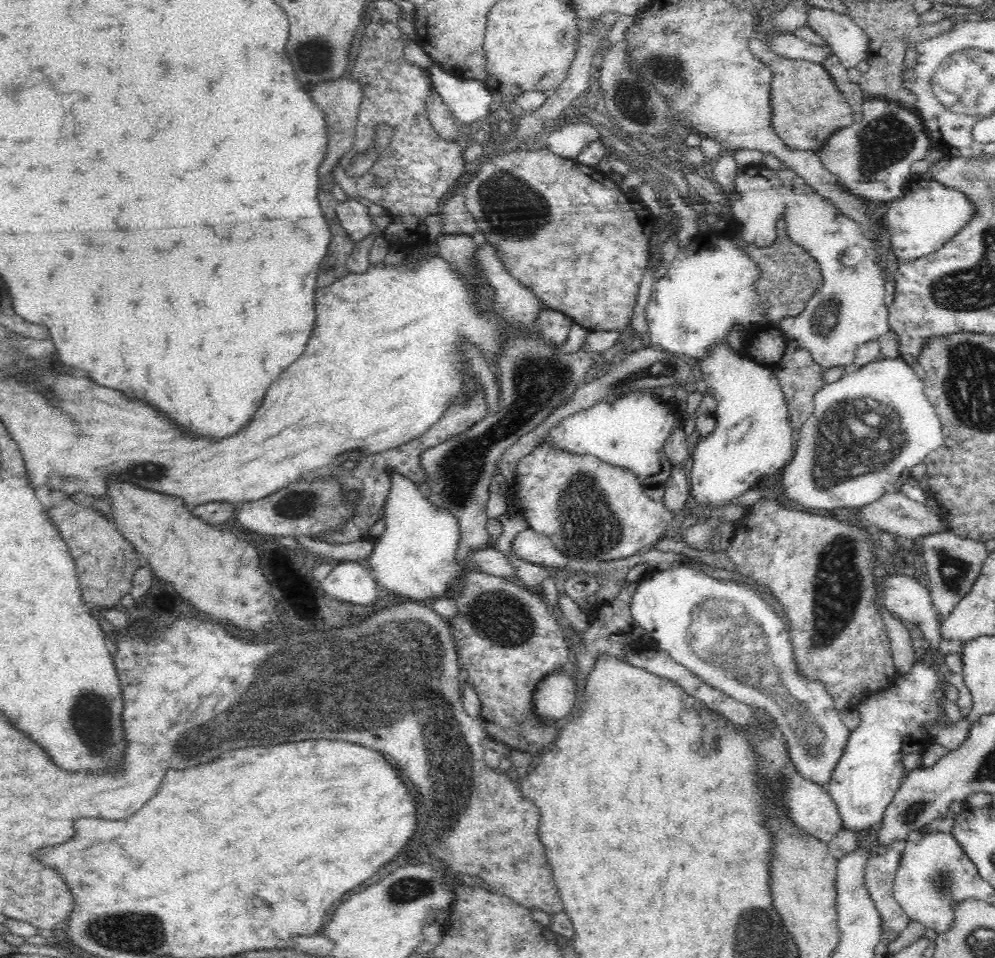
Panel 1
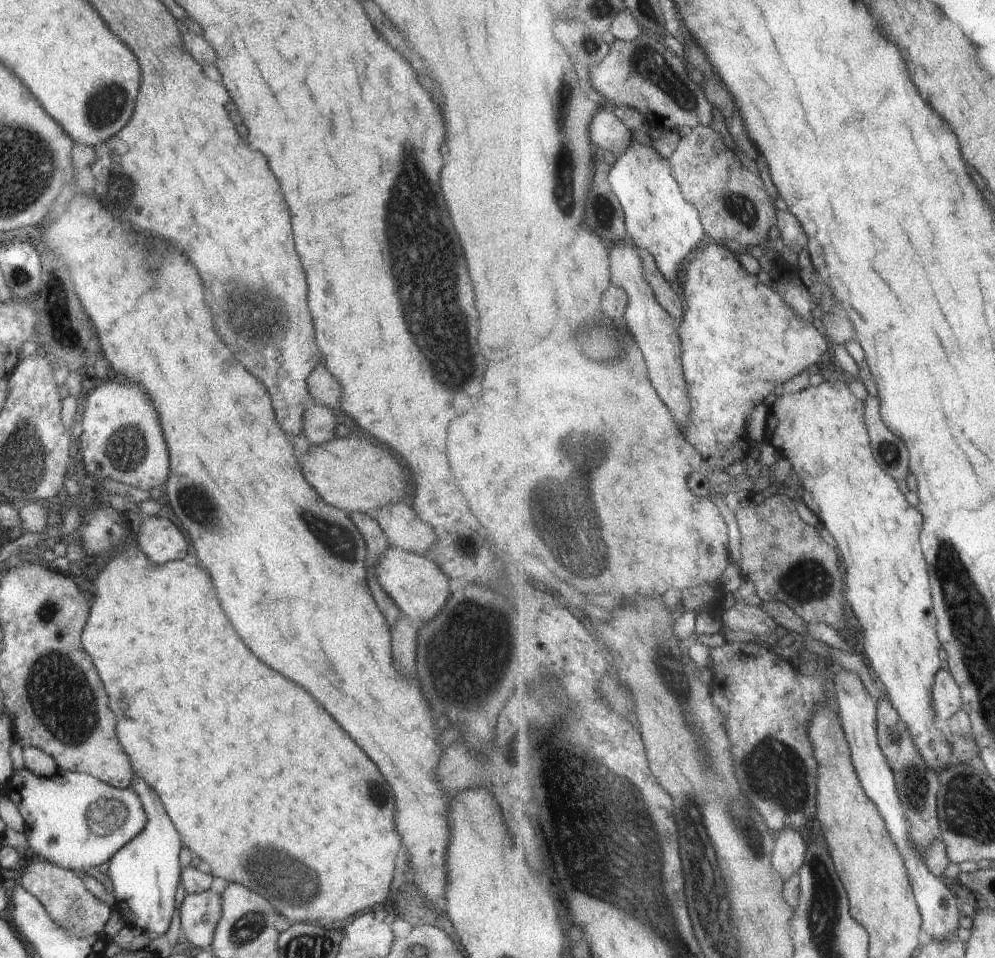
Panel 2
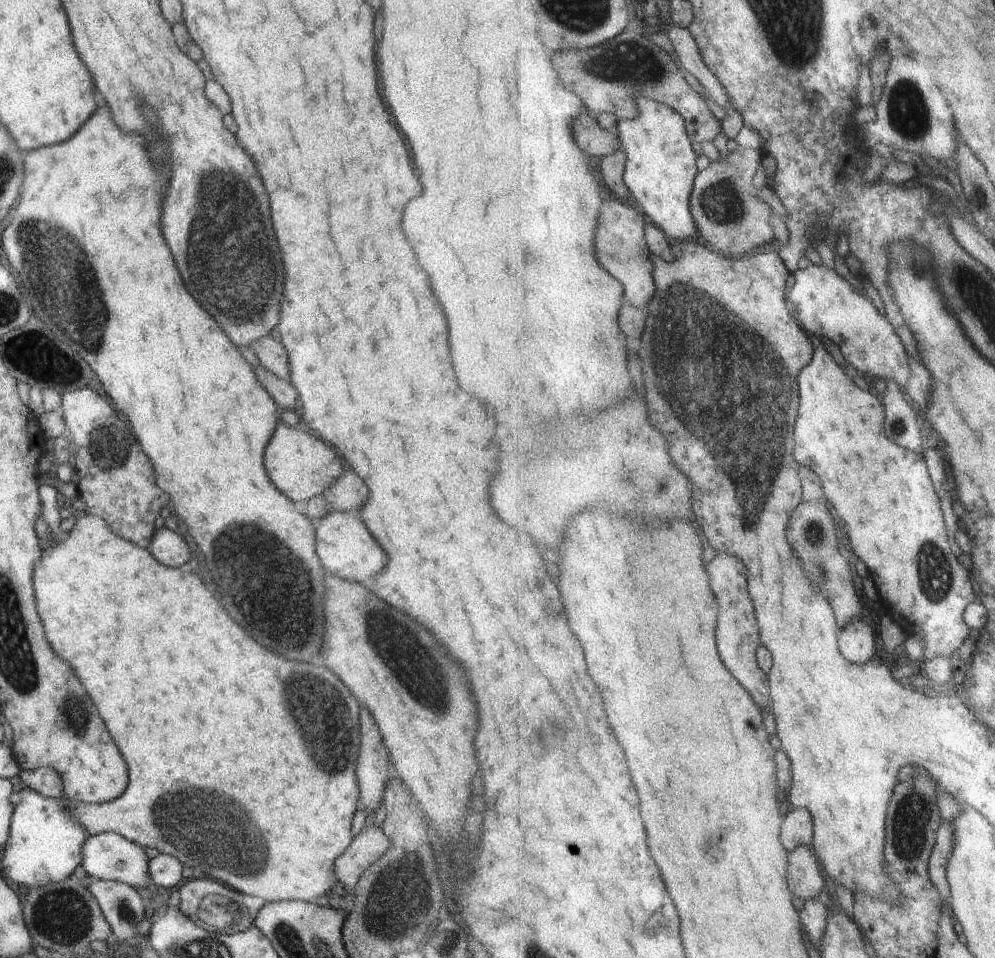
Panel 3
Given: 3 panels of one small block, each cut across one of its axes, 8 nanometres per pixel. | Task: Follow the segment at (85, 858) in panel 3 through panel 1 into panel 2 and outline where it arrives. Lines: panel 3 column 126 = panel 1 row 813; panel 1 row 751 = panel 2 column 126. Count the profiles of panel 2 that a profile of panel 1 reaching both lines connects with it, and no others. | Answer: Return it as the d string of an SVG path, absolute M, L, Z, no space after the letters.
M135 775L132 788L142 802L147 818L146 828L108 860L108 868L104 872L114 884L114 894L120 902L120 914L125 924L161 936L168 931L176 906L176 890L182 870L179 862L182 839L167 816L158 794Z

